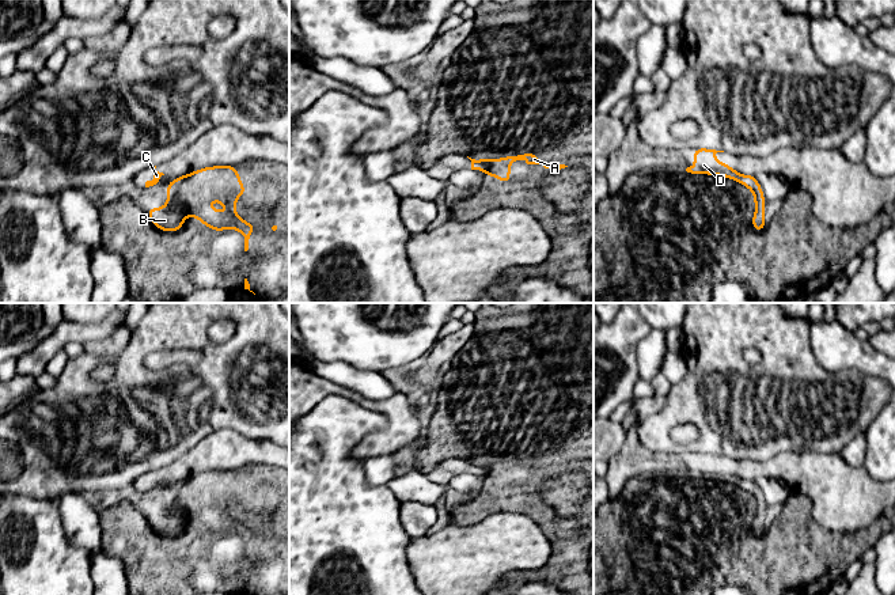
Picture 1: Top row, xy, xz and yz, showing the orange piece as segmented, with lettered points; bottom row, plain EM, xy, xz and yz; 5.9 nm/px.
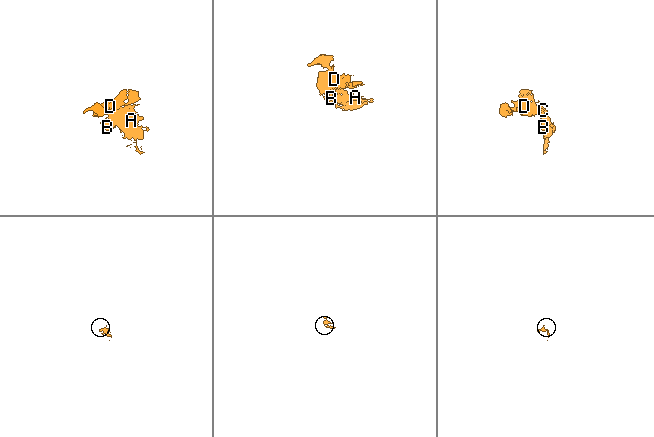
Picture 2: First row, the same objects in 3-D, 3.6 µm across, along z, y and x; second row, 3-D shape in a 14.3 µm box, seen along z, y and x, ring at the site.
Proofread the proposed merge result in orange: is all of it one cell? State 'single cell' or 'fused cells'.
fused cells

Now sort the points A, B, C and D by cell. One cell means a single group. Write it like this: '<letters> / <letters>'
A / B C D

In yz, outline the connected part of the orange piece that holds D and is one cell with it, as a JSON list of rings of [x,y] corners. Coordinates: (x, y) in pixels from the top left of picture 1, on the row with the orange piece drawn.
[[[694,148],[693,156],[695,158],[695,163],[687,167],[686,171],[691,174],[708,174],[708,175],[725,177],[748,187],[756,198],[755,213],[752,216],[751,226],[756,232],[762,232],[766,228],[765,193],[756,179],[756,175],[743,175],[736,170],[733,170],[727,163],[721,163],[716,160],[714,155],[717,152],[724,152],[724,151]]]

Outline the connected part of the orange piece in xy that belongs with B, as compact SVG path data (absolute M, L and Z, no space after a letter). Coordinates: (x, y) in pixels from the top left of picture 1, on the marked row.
M179 175L167 185L167 204L163 208L149 208L147 215L152 224L160 231L175 232L183 227L186 211L179 205L177 196L186 175Z

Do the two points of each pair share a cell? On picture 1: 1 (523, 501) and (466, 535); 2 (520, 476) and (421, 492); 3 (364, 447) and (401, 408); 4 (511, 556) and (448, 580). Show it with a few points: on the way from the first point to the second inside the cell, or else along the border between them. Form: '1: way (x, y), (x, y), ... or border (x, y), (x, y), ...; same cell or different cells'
1: border (500, 510), (527, 514), (535, 522); different cells
2: border (485, 477), (484, 487), (470, 499); different cells
3: way (376, 443), (401, 420); same cell
4: way (496, 556), (478, 556), (463, 565); same cell

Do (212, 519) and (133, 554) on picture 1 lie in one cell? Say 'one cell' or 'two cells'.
one cell

